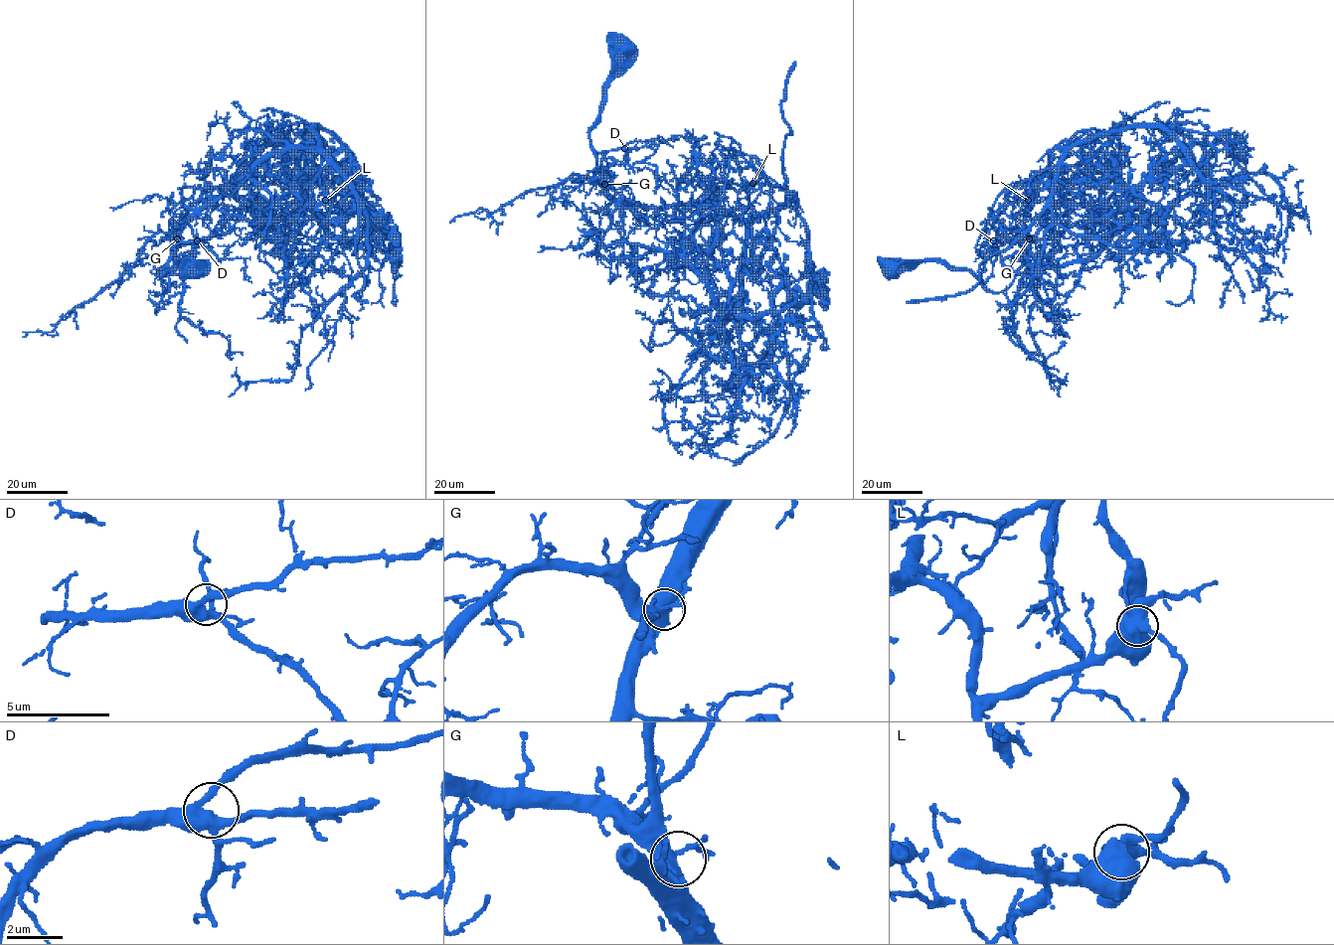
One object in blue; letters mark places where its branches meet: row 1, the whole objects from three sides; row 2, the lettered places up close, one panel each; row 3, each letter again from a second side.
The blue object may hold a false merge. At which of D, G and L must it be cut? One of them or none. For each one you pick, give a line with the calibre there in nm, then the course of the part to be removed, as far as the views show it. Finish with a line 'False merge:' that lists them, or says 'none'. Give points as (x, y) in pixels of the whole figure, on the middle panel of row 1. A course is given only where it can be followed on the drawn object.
L: Thickness 600 nm. Course of the part to remove: (752, 183), (750, 218), (706, 206), (631, 206), (594, 178), (572, 176), (493, 213), (479, 209), (449, 223)
False merge: L

